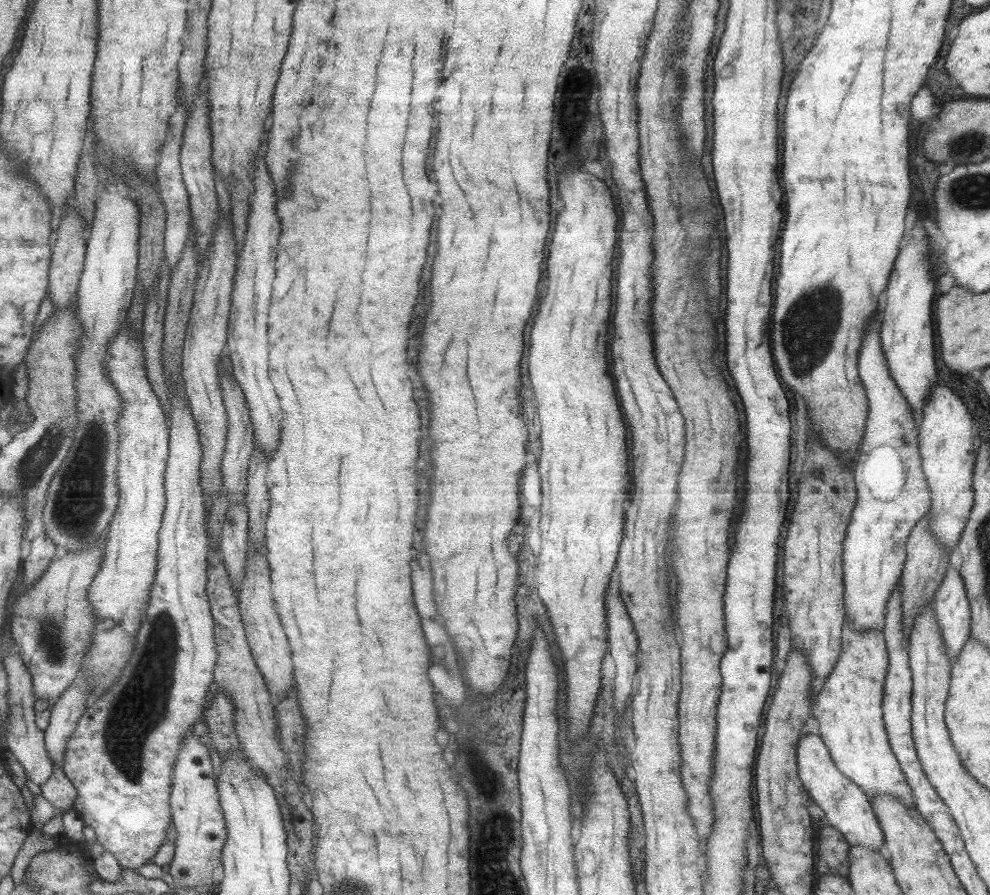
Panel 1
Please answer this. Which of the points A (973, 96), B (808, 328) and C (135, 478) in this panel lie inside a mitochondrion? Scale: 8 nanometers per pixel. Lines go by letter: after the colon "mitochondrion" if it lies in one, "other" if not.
A: other
B: mitochondrion
C: other

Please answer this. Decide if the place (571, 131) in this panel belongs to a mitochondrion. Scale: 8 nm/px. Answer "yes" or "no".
no

